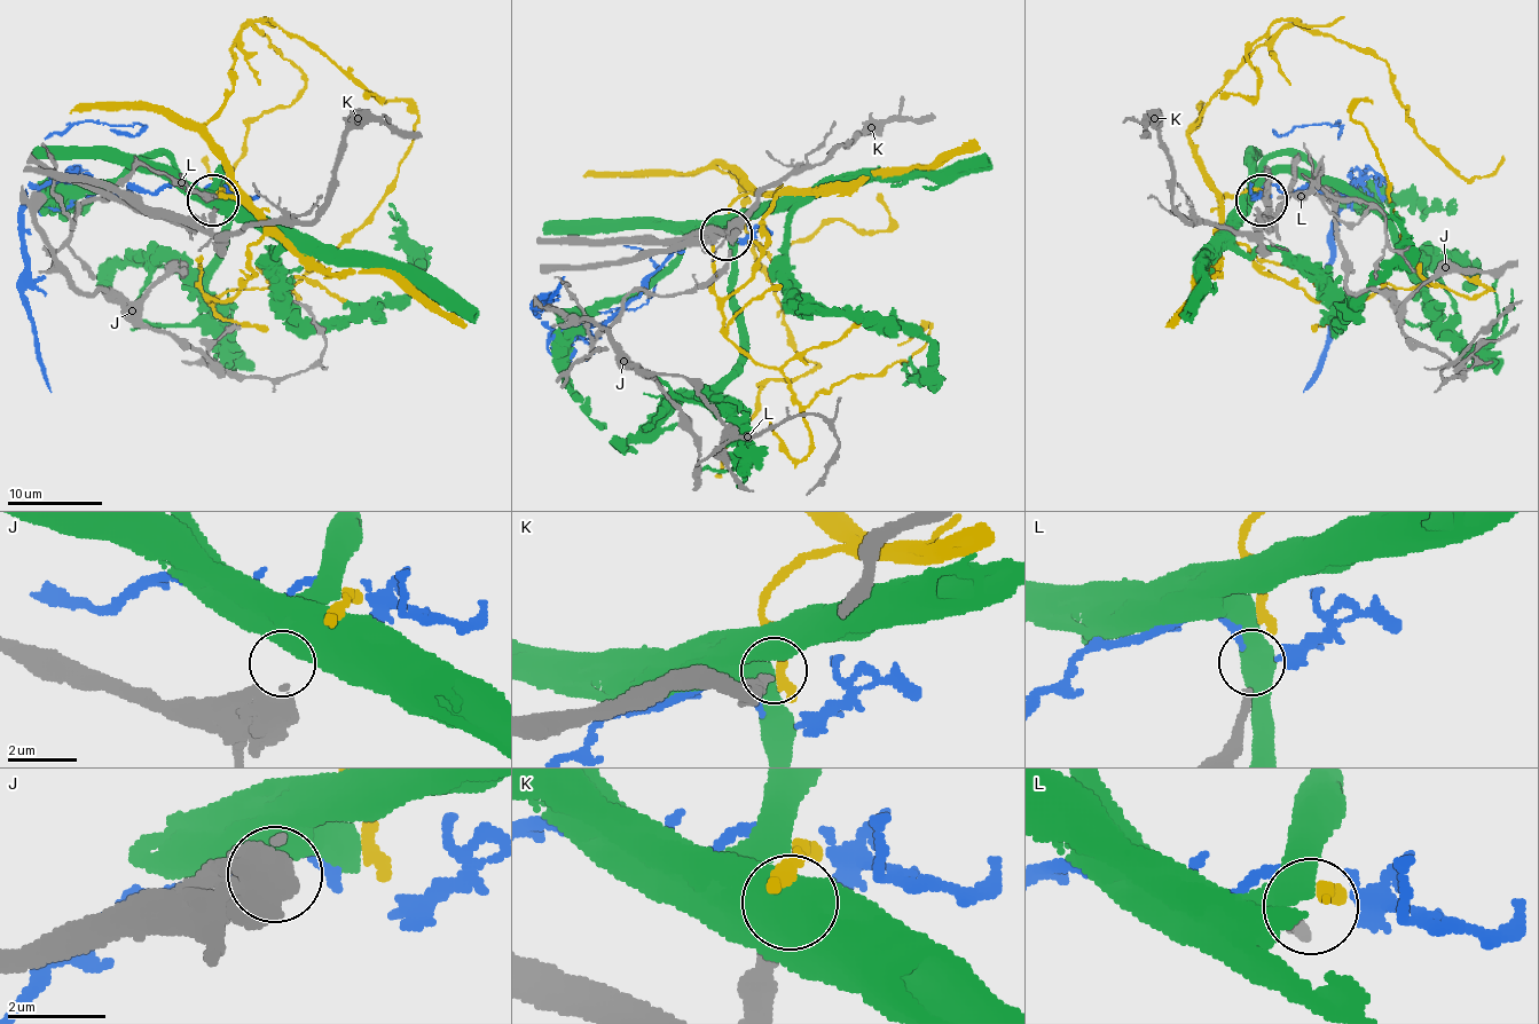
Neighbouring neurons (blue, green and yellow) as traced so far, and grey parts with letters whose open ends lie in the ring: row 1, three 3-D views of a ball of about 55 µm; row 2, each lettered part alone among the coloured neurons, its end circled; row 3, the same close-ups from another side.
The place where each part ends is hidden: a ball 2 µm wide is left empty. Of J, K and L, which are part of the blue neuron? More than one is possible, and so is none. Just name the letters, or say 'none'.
none

